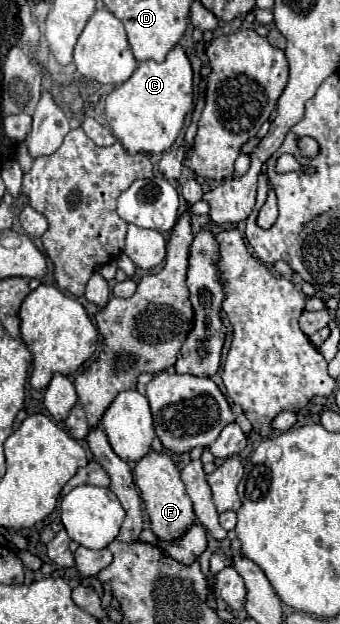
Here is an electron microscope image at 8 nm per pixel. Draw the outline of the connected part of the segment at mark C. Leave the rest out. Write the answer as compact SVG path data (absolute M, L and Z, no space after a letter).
M176 44L164 62L146 60L140 62L134 74L106 98L106 120L114 136L124 144L130 154L136 152L168 152L178 138L186 114L194 106L194 82L192 66L186 56L186 50Z

